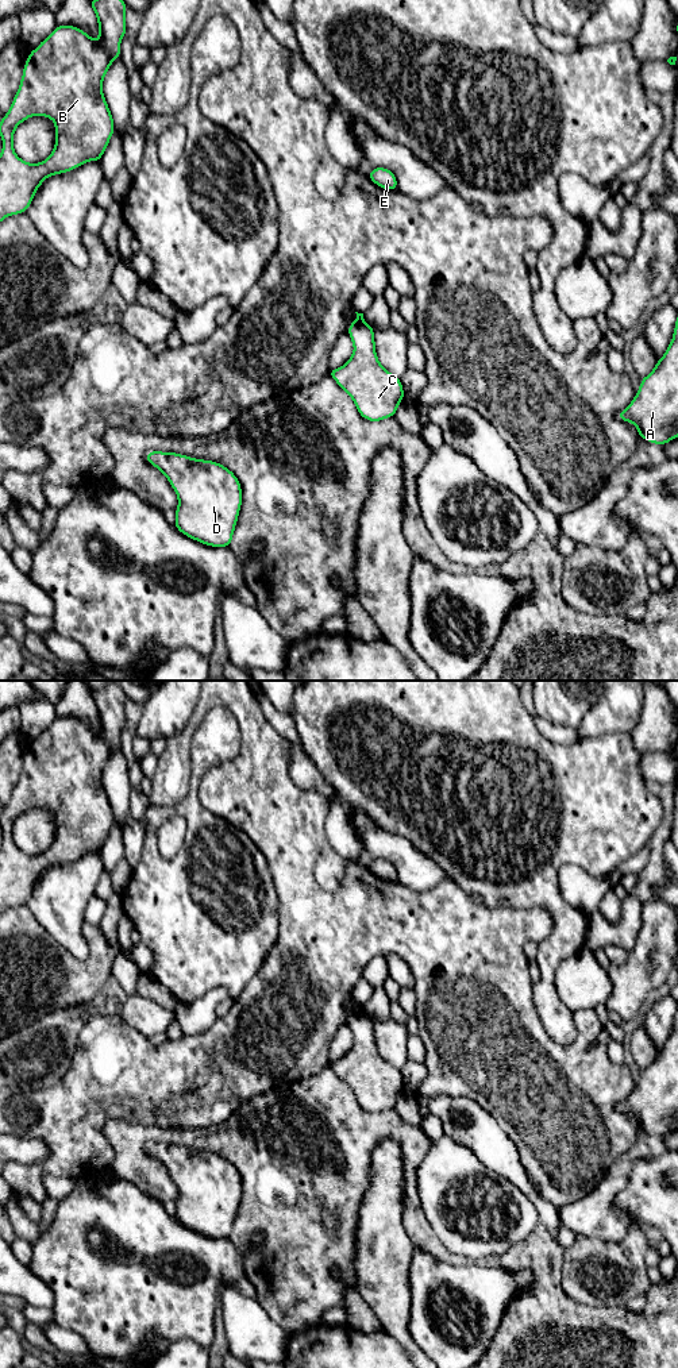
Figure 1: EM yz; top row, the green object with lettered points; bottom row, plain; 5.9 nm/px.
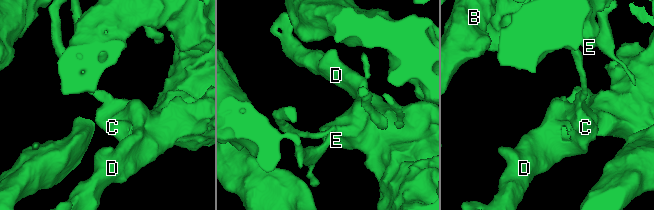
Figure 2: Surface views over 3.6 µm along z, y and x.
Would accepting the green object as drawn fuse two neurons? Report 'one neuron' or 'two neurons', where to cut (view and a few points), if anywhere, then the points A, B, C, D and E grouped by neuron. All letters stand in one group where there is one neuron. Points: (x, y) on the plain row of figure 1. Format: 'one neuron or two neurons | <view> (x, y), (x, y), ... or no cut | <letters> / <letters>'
two neurons | yz (355, 1012), (363, 1014) | A B C D / E

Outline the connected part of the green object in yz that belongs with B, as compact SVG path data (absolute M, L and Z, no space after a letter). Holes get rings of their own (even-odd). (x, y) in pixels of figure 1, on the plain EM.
M115 682L89 693L97 708L100 729L95 732L74 717L57 717L28 745L19 782L0 813L0 913L27 903L34 886L47 868L72 863L89 852L100 853L115 822L112 805L103 786L103 770L111 755L120 749L120 733L127 722L127 697ZM31 808L46 808L55 816L55 839L41 855L27 855L14 843L14 824Z

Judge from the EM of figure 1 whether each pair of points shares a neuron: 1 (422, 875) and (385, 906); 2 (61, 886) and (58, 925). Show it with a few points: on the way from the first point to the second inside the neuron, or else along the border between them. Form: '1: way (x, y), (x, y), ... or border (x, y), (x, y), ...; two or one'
1: border (397, 881), (415, 890), (428, 890), (439, 883); two
2: way (60, 896), (60, 916); one

